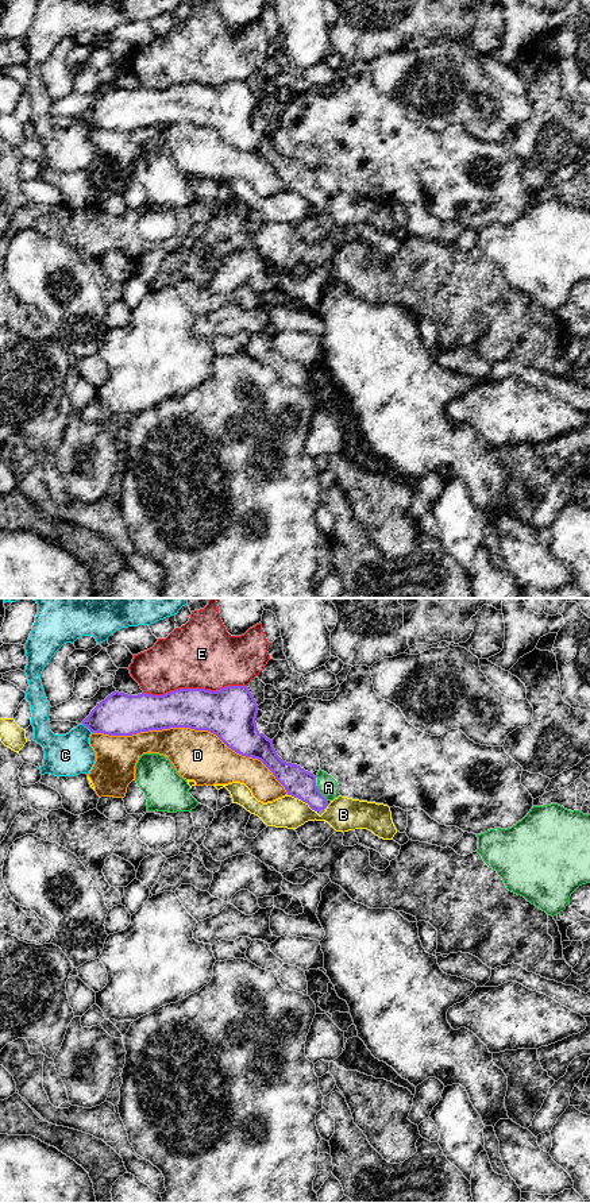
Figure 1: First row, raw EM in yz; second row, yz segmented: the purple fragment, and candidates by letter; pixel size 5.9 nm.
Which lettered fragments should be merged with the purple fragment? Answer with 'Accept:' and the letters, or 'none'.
Accept: none

